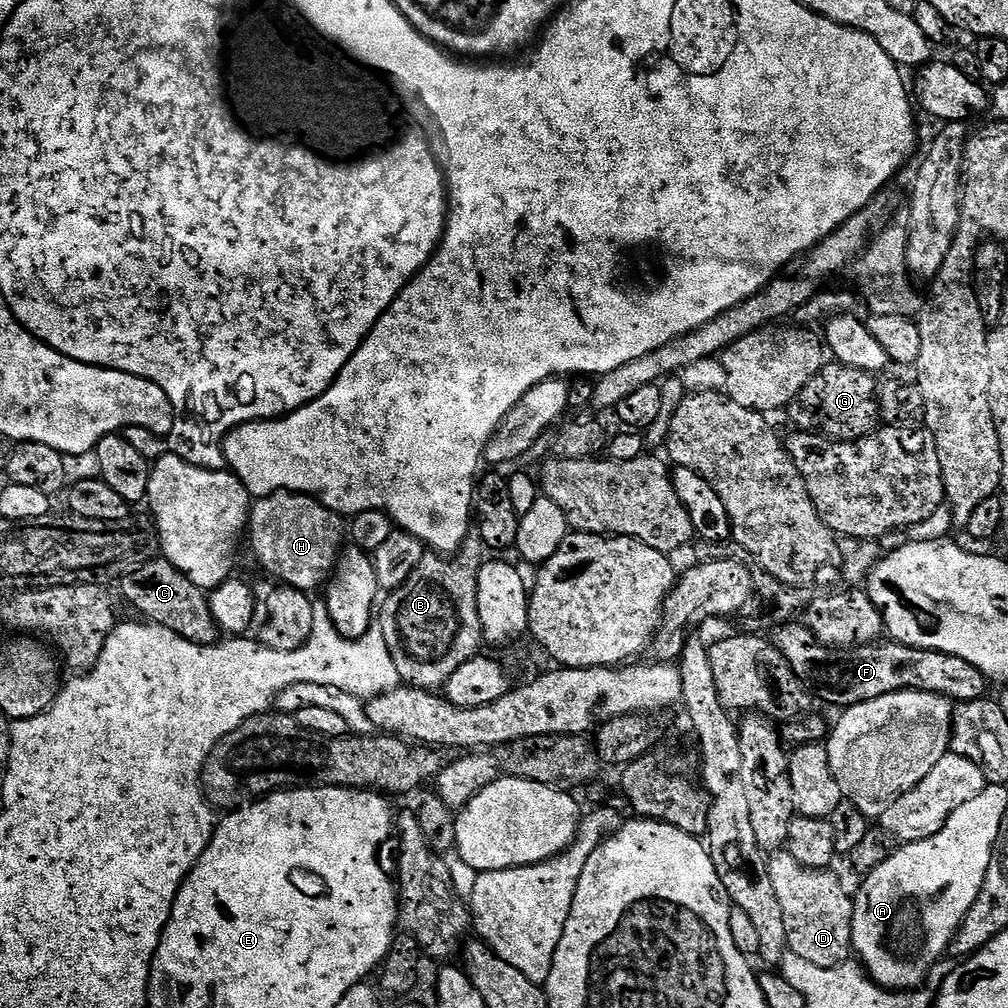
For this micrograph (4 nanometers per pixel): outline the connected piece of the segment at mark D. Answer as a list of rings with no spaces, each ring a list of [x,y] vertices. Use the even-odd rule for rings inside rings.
[[[780,850],[768,861],[770,878],[774,882],[774,891],[778,894],[778,902],[782,906],[782,922],[786,922],[788,947],[798,958],[806,958],[806,962],[814,962],[814,966],[835,968],[845,963],[853,955],[852,951],[852,906],[853,893],[844,889],[844,884],[835,876],[835,871],[822,868],[807,868],[798,858],[794,858],[787,850]]]

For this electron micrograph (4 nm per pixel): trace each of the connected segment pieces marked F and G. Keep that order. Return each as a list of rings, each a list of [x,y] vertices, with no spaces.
[[[800,622],[783,624],[774,634],[775,646],[788,659],[789,666],[813,689],[824,688],[818,696],[828,704],[851,706],[882,698],[891,692],[909,690],[937,692],[956,702],[982,700],[989,695],[989,677],[984,676],[978,666],[945,652],[925,652],[922,648],[897,644],[891,638],[854,648],[829,648]]]
[[[839,362],[825,363],[824,368],[793,398],[790,405],[792,420],[801,432],[815,432],[833,442],[860,440],[871,436],[881,427],[877,377],[854,366]]]

